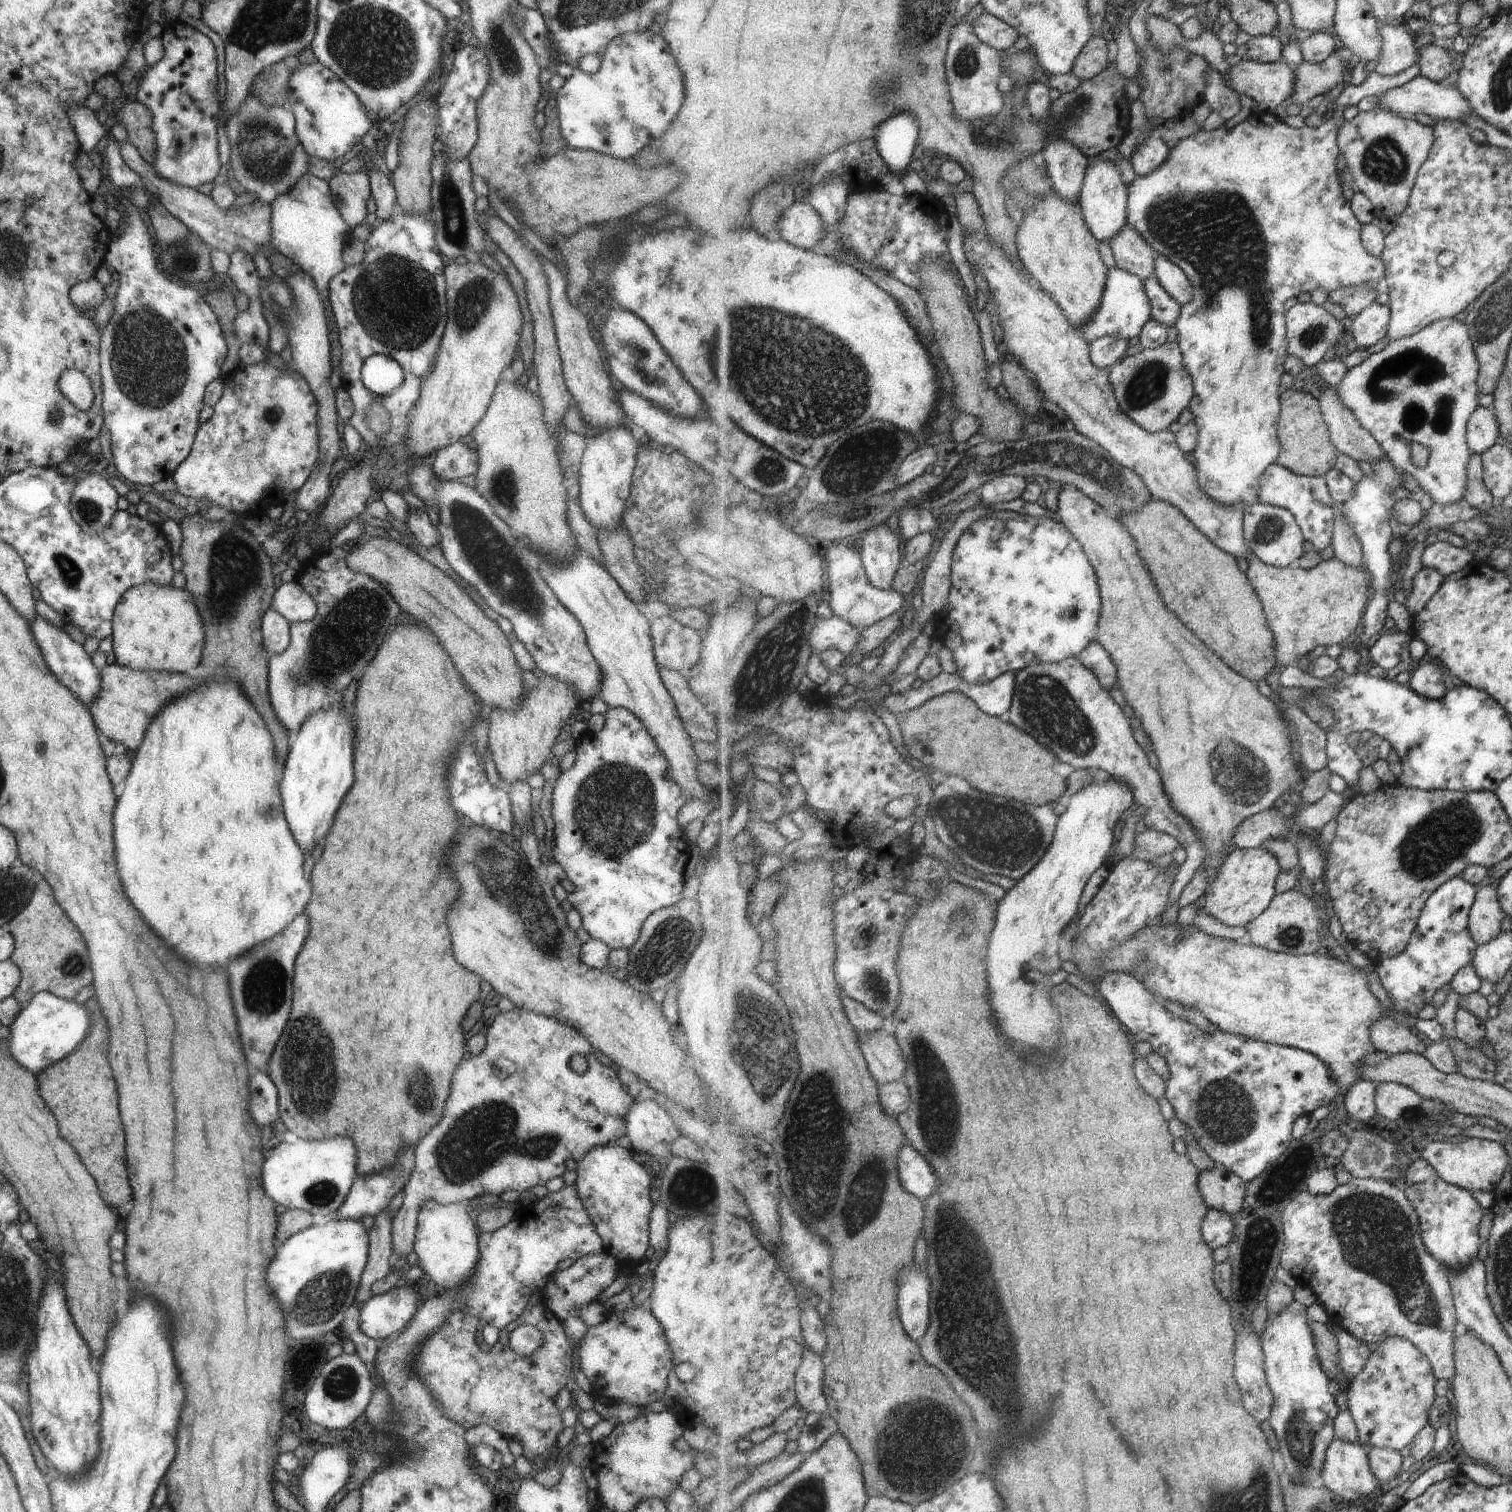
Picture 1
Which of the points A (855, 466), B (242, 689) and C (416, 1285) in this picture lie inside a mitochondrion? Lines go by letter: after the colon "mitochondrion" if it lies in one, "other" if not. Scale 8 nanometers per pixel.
A: mitochondrion
B: other
C: other

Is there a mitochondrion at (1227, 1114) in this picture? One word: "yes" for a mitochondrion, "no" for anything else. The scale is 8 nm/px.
yes

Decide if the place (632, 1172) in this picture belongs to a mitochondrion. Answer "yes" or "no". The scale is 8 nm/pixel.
no

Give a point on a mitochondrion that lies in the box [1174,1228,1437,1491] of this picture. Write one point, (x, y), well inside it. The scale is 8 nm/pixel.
(1302, 1427)

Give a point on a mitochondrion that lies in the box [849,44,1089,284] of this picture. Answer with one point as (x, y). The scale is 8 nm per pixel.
(989, 137)

